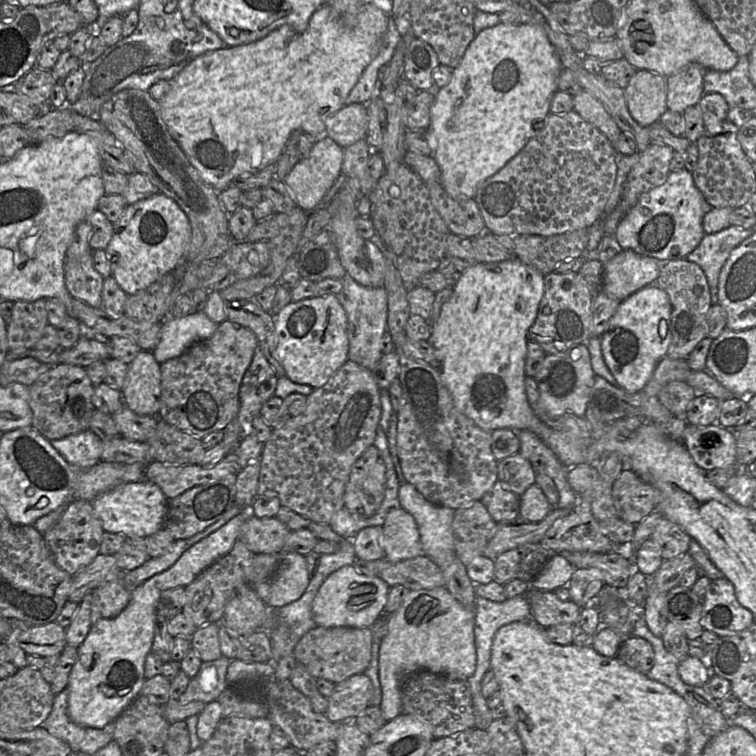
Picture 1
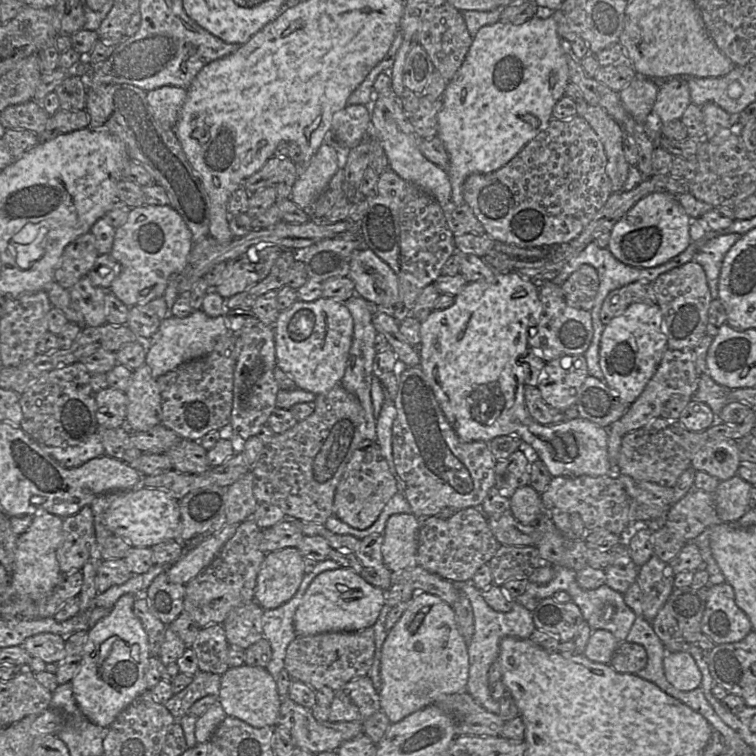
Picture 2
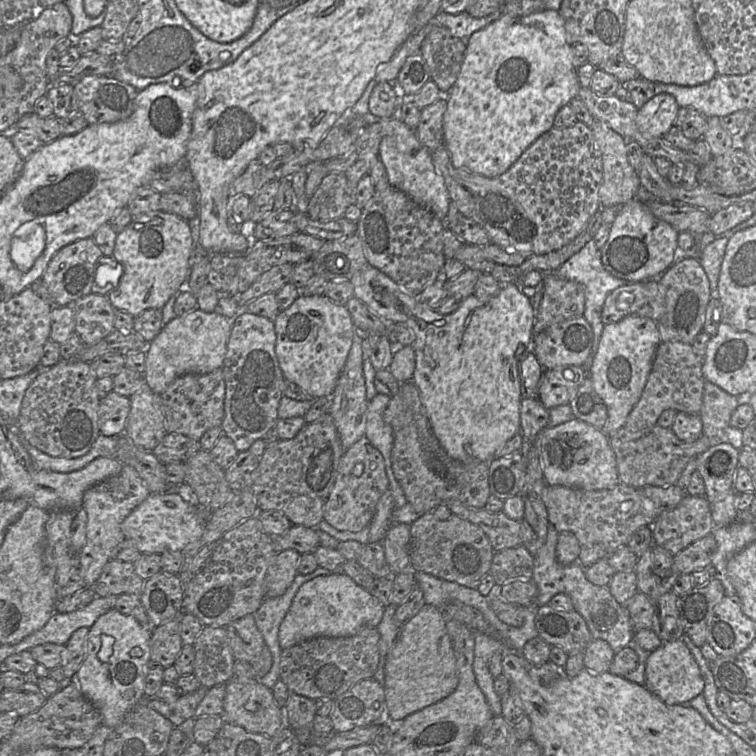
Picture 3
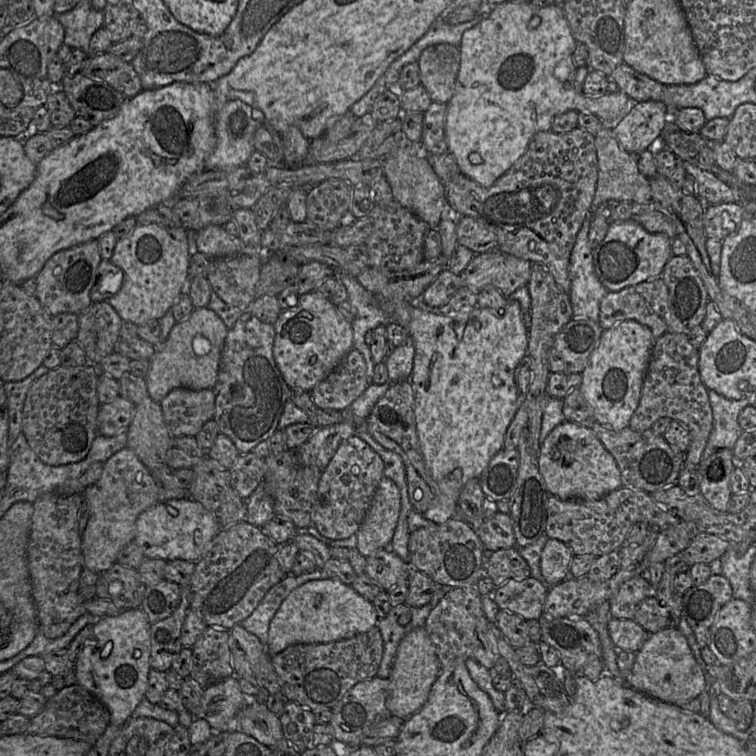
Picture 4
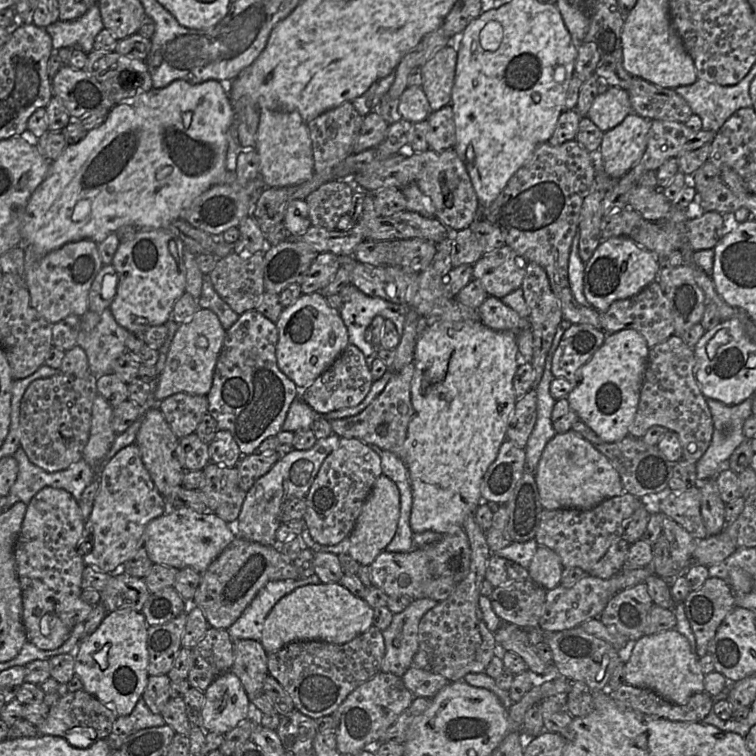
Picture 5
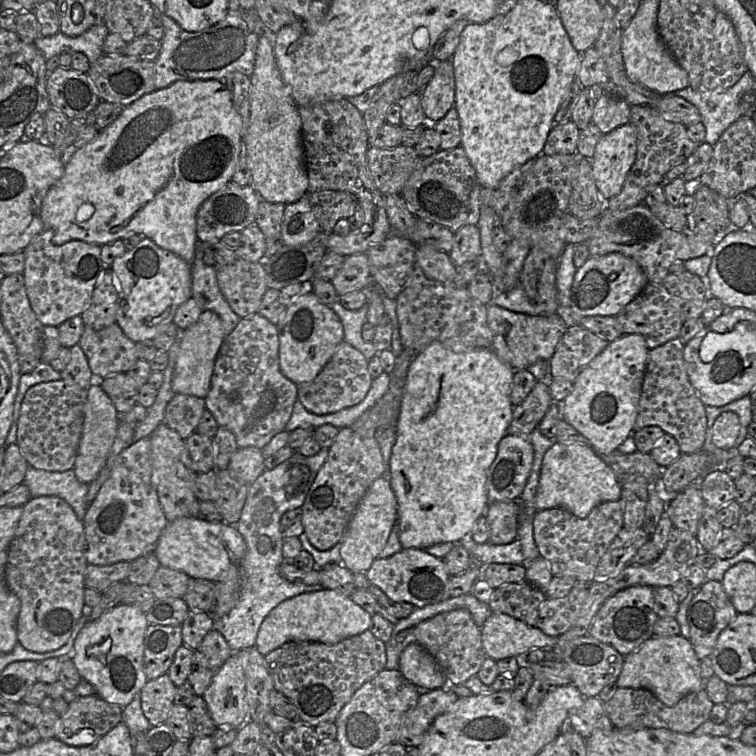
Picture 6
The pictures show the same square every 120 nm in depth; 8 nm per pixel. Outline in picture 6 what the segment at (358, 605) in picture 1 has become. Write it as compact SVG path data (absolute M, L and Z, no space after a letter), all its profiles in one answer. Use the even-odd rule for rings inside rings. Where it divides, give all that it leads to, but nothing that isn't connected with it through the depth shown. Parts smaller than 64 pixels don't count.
M323 588L303 593L277 605L262 622L255 647L266 656L290 641L309 641L333 645L359 635L371 626L371 615L342 593Z

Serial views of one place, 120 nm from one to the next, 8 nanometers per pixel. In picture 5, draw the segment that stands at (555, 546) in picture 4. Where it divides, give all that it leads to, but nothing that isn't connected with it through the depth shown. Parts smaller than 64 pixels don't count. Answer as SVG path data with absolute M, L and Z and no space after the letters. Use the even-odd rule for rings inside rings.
M538 546L529 565L529 578L546 590L560 585L564 567L557 553L546 546Z

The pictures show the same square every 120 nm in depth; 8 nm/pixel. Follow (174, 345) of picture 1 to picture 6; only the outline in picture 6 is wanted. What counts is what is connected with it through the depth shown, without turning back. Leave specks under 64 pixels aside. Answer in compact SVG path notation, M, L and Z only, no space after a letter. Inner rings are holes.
M203 310L197 322L184 330L171 382L175 394L193 395L203 399L206 397L215 361L225 337L219 315L211 310Z

